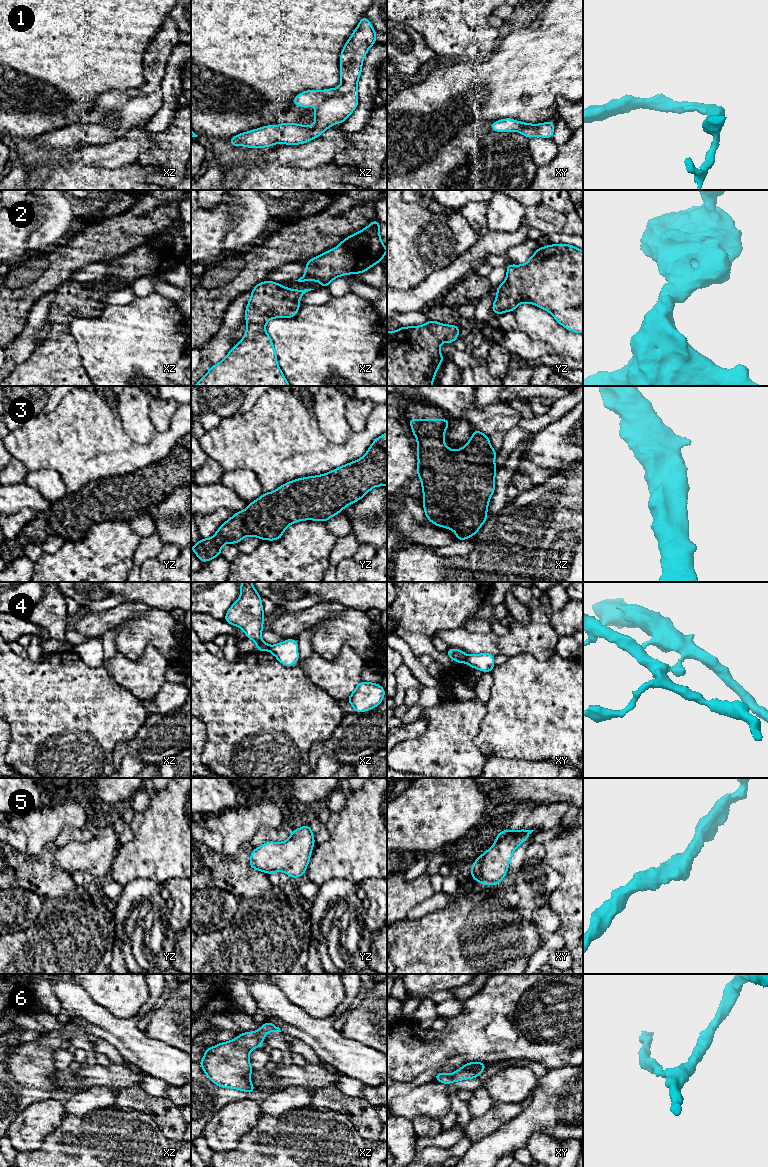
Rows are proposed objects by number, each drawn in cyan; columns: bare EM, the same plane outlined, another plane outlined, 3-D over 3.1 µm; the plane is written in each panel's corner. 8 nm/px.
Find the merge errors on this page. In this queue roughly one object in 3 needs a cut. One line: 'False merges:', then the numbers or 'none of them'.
False merges: 4

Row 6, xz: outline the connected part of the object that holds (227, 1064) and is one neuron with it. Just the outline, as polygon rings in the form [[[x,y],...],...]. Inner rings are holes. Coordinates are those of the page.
[[[264,1022],[255,1032],[244,1032],[231,1041],[204,1049],[205,1057],[197,1062],[207,1077],[218,1087],[254,1093],[250,1080],[254,1070],[249,1061],[250,1051],[262,1045],[267,1032],[281,1032],[270,1022]]]

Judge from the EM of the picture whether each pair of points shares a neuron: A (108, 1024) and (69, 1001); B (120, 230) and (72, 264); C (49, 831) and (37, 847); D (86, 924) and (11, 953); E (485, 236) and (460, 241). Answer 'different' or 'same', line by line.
A: same
B: same
C: same
D: same
E: different

